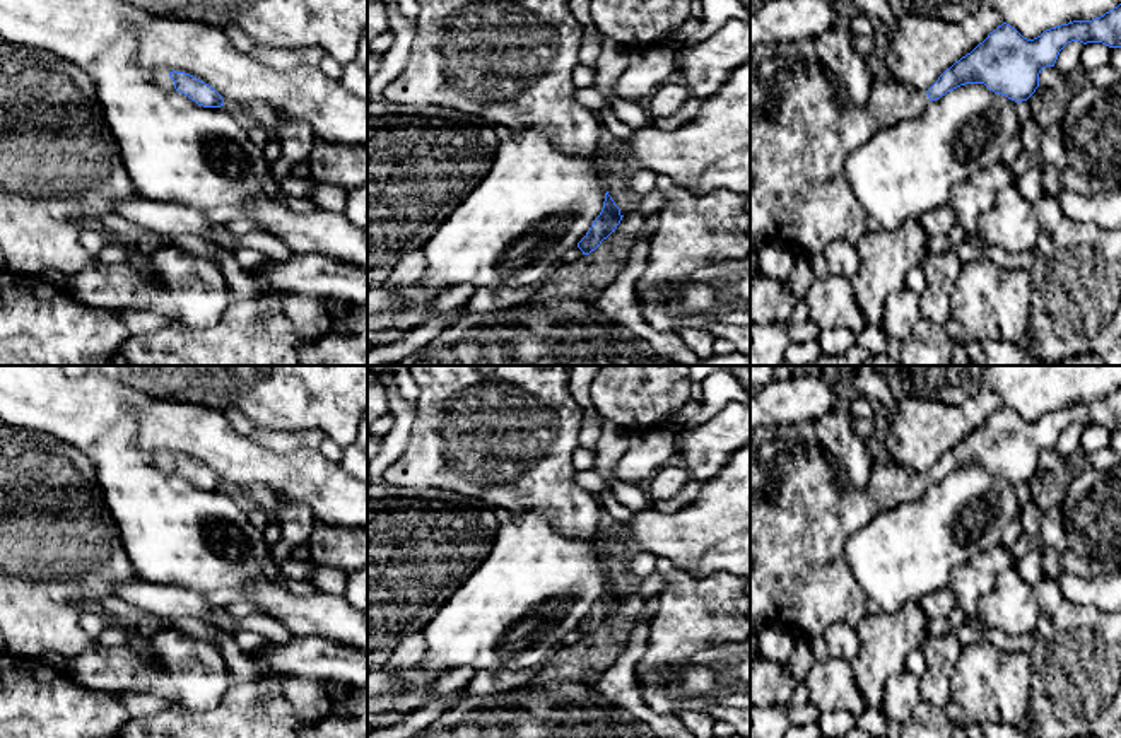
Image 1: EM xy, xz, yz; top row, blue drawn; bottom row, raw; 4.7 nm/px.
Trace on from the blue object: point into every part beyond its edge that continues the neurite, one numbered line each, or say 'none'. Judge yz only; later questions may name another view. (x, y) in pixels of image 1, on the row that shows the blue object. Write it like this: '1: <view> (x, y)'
1: yz (800, 197)

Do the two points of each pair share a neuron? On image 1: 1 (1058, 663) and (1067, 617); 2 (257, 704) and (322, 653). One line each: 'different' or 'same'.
1: same
2: different

